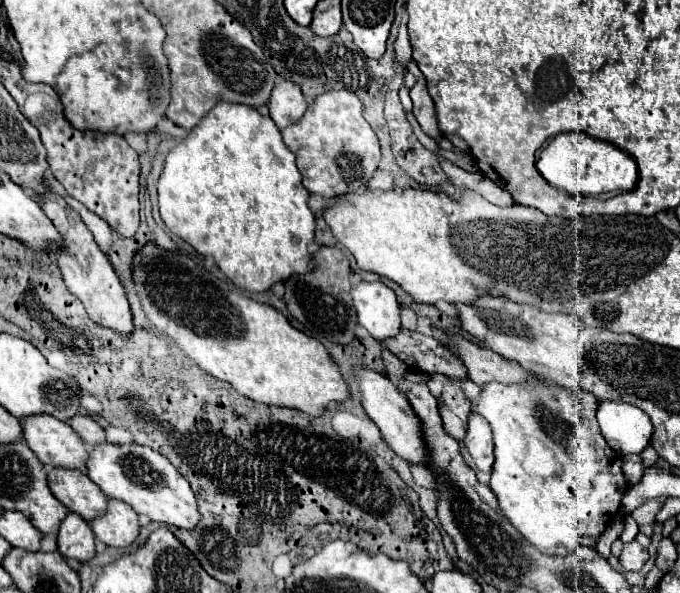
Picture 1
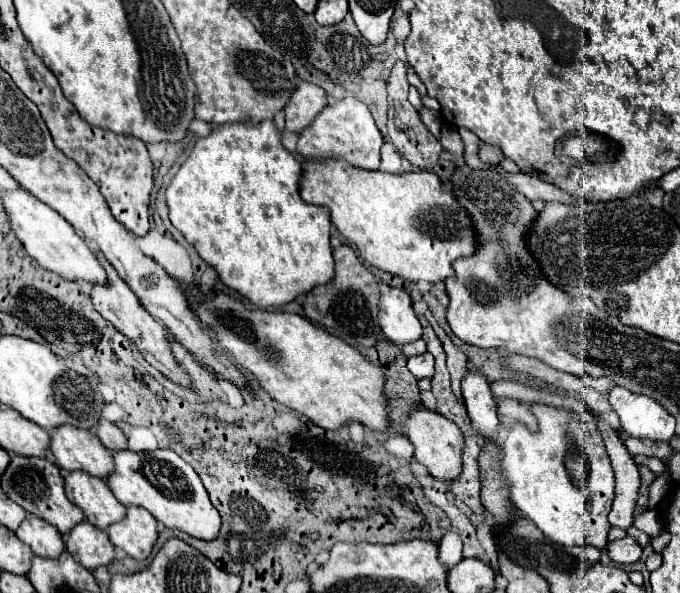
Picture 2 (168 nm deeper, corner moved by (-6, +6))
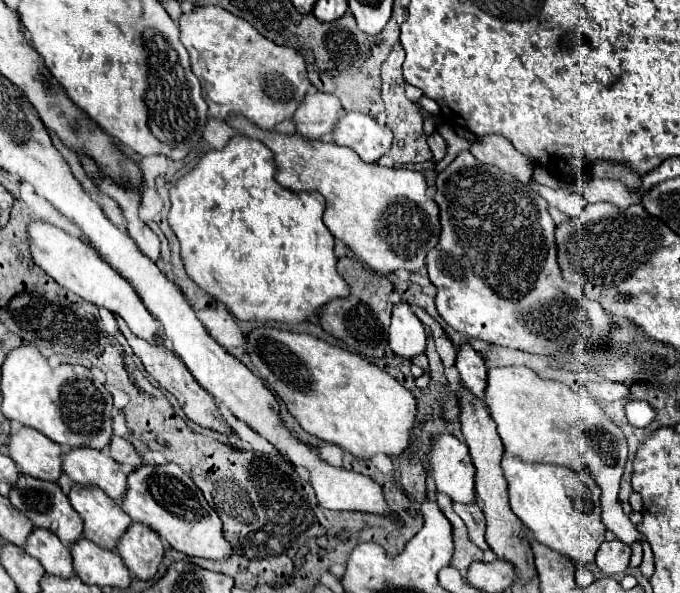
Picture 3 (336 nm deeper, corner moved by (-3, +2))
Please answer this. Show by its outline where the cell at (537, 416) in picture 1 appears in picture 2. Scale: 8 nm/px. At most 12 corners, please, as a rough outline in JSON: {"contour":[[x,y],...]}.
{"contour":[[532,404],[508,430],[514,506],[604,550],[614,470],[592,416]]}

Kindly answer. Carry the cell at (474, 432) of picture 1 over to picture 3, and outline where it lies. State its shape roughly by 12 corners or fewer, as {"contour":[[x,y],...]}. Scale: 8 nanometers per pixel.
{"contour":[[463,344],[457,354],[457,370],[463,386],[485,400],[485,360]]}

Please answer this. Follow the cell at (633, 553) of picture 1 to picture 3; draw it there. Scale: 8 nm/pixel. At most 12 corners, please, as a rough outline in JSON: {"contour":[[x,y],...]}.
{"contour":[[621,540],[603,542],[595,564],[607,574],[629,568],[631,548]]}

